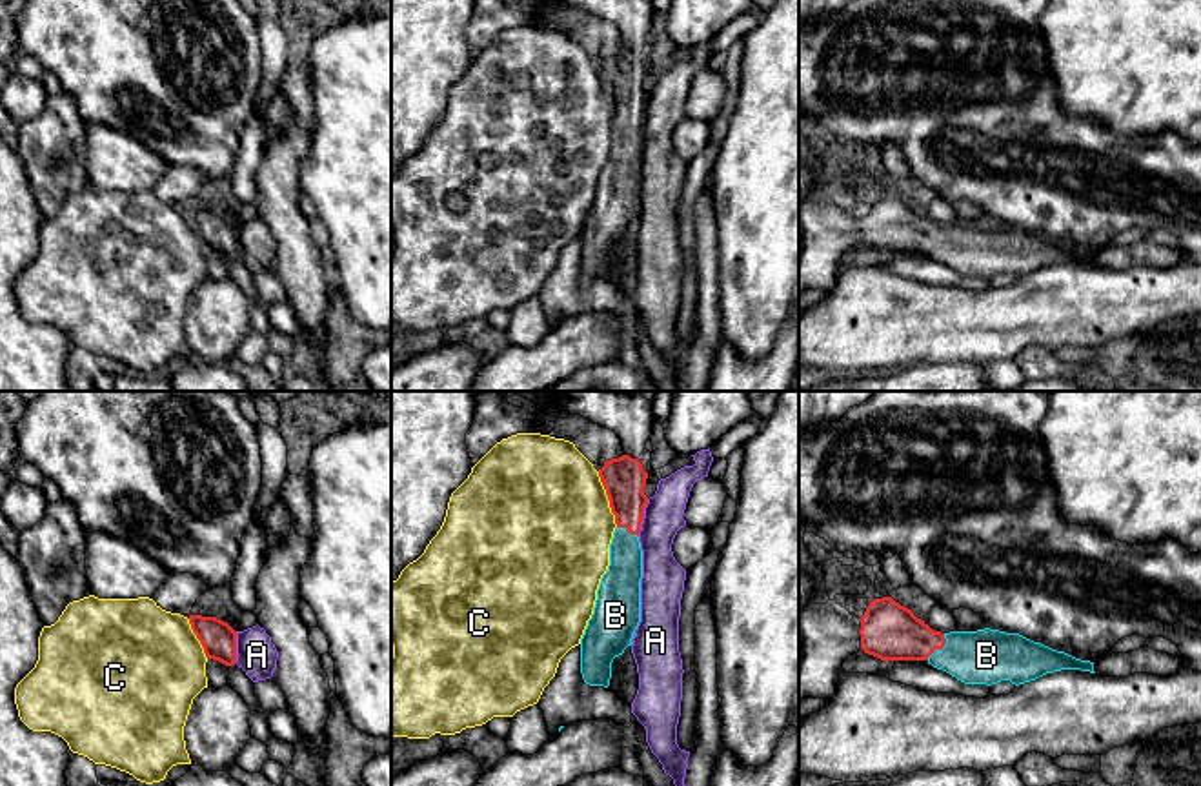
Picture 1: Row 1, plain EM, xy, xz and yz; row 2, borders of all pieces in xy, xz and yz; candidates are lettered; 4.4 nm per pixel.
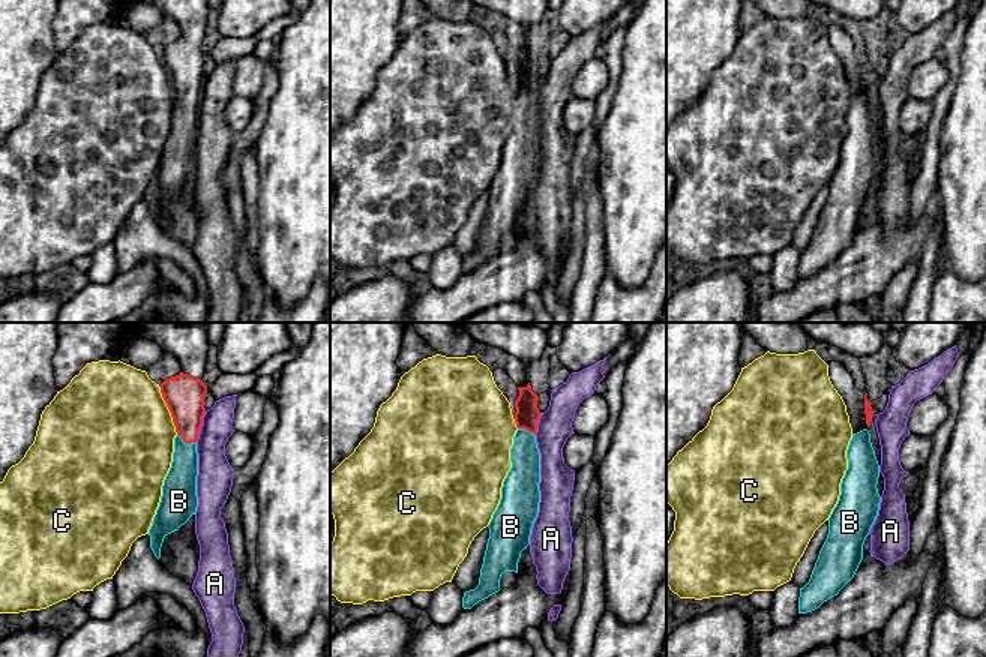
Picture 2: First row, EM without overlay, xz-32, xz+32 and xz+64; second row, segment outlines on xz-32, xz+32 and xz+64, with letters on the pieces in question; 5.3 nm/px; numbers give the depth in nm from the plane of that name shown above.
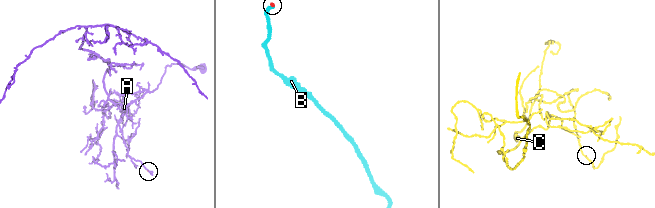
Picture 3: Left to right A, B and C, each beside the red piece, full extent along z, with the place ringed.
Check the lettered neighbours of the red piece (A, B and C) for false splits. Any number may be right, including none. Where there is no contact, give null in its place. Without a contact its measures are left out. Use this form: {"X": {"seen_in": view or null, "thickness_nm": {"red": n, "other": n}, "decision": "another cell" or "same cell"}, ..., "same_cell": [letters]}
{"A": {"seen_in": "xz", "thickness_nm": {"red": 190, "other": 180}, "decision": "another cell"}, "B": {"seen_in": "yz", "thickness_nm": {"red": 260, "other": 240}, "decision": "same cell"}, "C": {"seen_in": "xz", "thickness_nm": {"red": 190, "other": 500}, "decision": "another cell"}, "same_cell": ["B"]}

